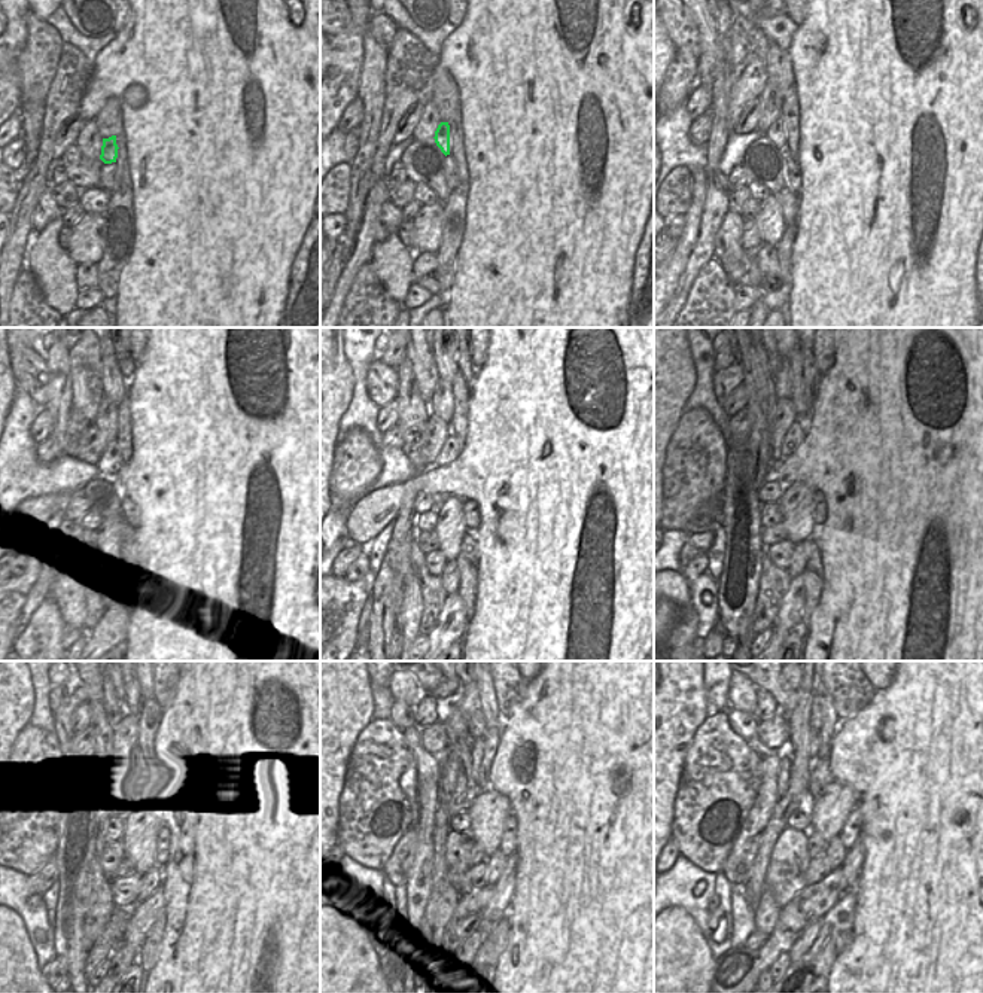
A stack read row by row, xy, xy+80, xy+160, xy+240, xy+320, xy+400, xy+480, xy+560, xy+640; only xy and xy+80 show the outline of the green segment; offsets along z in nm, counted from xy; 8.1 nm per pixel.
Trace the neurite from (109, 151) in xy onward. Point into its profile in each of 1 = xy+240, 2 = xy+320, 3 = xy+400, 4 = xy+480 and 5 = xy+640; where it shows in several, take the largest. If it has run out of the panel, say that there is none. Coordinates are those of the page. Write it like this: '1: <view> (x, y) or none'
1: xy+240 (110, 462)
2: xy+320 (452, 448)
3: xy+400 (796, 435)
4: xy+480 (133, 771)
5: xy+640 (813, 734)

